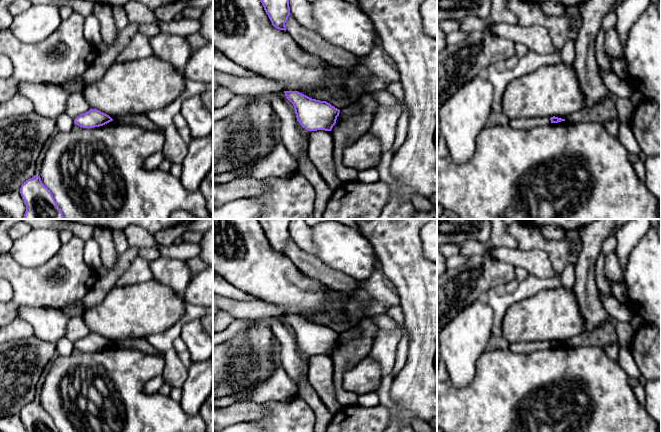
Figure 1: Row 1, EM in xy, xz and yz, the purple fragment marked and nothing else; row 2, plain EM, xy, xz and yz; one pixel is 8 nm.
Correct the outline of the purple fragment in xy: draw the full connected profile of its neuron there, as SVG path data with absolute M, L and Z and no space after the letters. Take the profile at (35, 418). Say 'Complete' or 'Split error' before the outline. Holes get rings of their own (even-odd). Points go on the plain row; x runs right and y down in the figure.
Complete. M40 400L26 404L20 412L26 432L59 432L50 414L42 407Z

